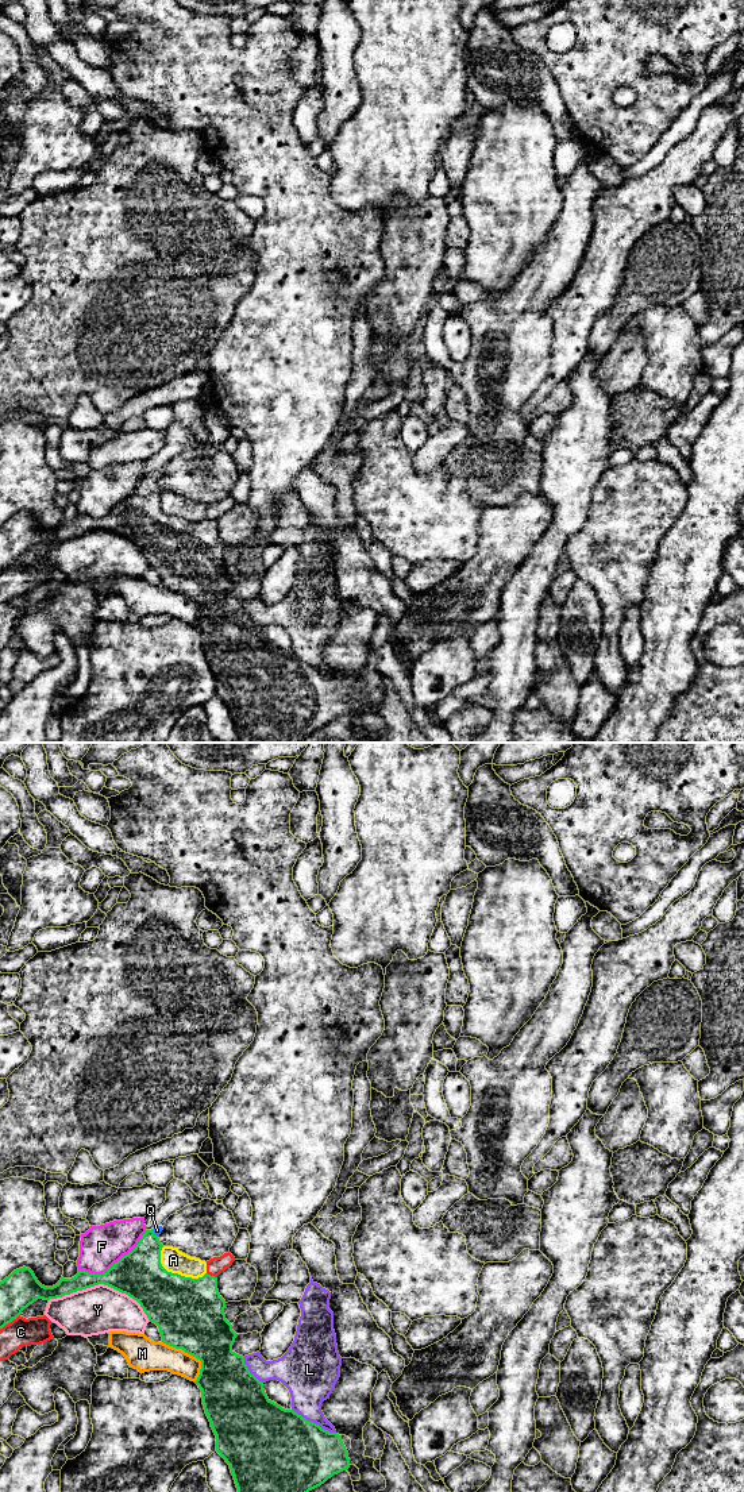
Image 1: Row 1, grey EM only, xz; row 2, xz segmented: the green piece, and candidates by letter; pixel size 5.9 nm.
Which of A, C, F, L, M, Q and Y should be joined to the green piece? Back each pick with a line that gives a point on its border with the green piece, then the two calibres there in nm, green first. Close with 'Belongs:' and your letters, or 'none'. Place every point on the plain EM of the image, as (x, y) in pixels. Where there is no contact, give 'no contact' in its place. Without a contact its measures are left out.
Q: meets green in xz at (153, 477); 260 nm thick on the green side, 50 nm on the other
Belongs: Q

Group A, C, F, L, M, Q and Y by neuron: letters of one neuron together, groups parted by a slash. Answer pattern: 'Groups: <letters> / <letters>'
Groups: A / C / F / L / M / Q / Y

